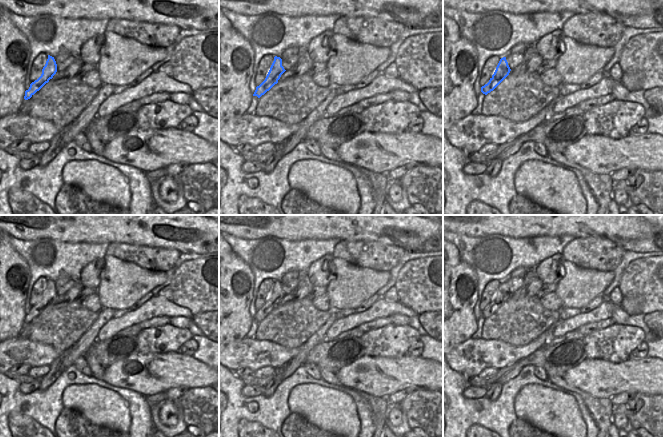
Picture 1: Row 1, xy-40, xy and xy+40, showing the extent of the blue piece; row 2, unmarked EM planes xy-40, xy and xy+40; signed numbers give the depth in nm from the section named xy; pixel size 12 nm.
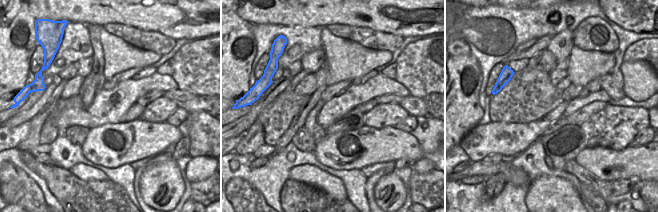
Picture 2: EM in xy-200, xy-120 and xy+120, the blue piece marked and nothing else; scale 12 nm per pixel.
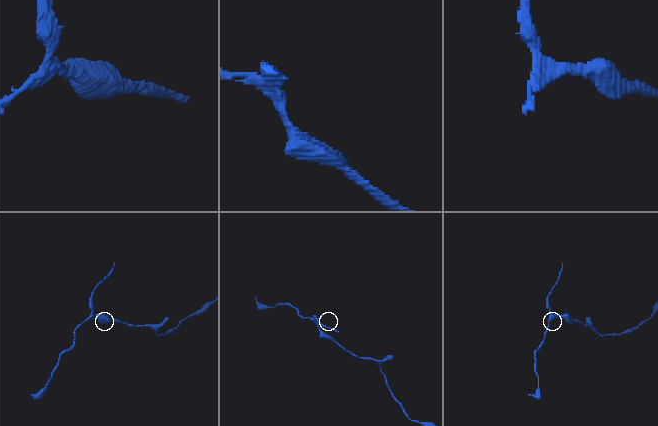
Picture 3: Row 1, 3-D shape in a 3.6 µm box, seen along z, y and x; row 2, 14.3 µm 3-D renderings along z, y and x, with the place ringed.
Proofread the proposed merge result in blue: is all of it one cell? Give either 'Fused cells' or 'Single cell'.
Fused cells.

